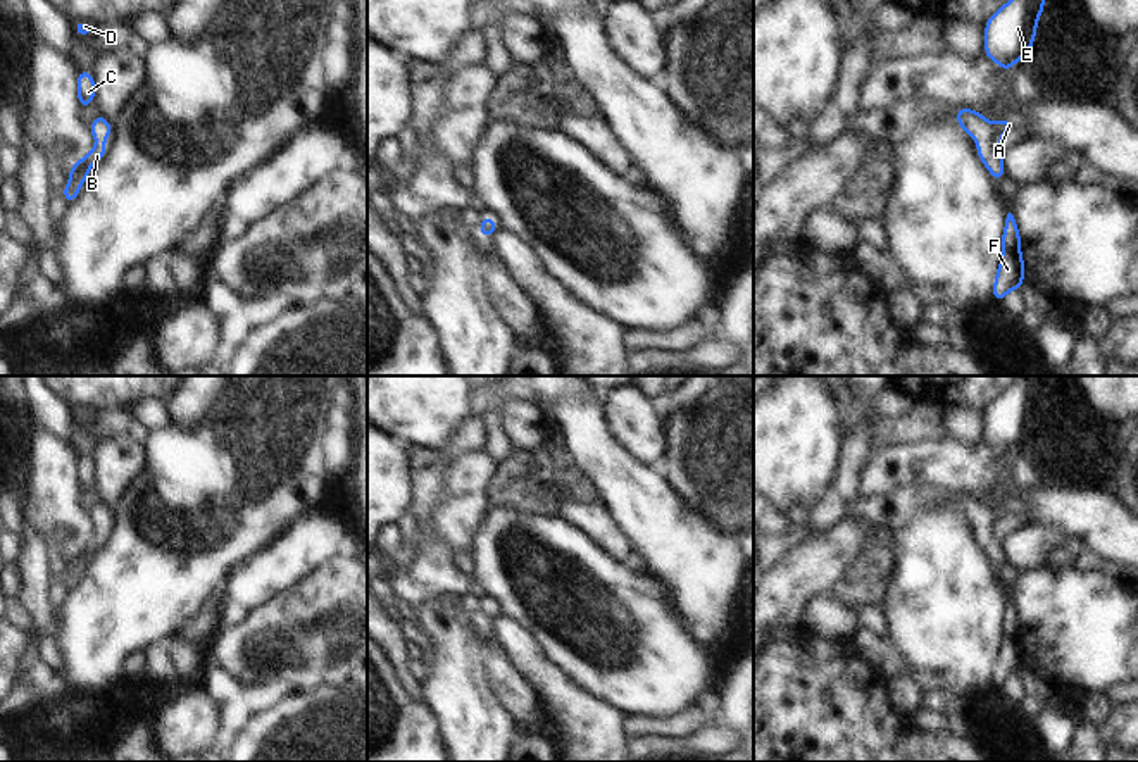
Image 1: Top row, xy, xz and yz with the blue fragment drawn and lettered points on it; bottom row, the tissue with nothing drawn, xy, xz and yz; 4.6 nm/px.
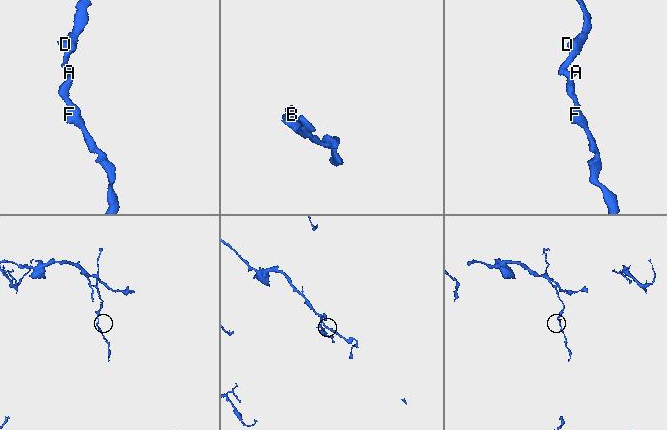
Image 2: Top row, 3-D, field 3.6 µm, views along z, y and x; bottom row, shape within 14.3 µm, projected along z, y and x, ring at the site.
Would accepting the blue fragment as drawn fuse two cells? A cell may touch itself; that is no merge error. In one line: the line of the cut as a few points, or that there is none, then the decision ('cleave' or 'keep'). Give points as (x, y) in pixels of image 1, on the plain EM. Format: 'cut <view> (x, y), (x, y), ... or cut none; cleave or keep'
cut none; keep

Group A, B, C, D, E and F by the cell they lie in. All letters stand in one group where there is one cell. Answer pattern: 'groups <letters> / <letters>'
groups A B C D E F

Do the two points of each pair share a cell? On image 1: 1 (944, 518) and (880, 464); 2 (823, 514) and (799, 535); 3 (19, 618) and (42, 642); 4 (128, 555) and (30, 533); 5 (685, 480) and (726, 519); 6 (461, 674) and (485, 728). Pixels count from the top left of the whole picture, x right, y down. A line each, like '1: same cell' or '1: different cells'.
1: different cells
2: same cell
3: same cell
4: different cells
5: same cell
6: same cell

